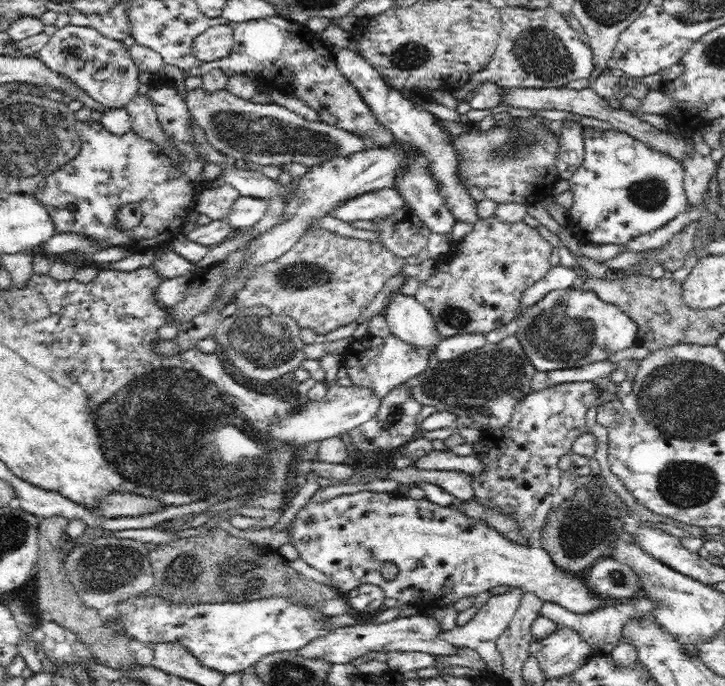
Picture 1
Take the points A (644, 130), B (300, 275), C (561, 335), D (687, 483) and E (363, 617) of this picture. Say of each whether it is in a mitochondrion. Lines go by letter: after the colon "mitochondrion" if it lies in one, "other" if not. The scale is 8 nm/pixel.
A: other
B: mitochondrion
C: mitochondrion
D: mitochondrion
E: other

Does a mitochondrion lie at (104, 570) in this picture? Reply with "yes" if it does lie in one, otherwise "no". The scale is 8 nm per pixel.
yes

